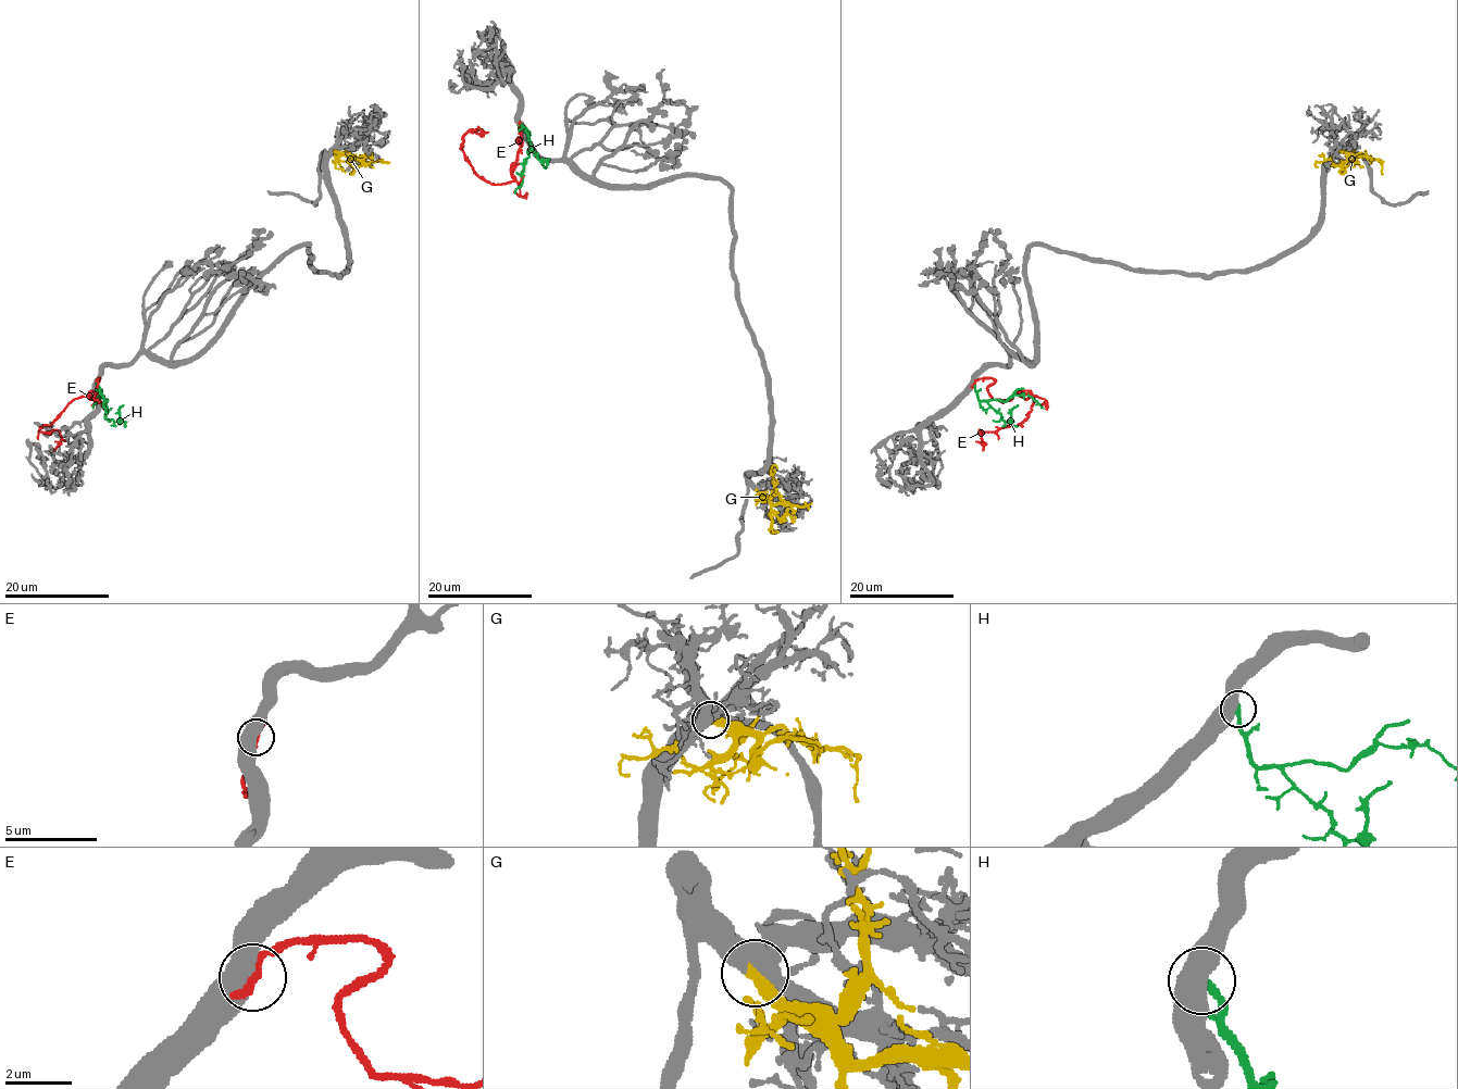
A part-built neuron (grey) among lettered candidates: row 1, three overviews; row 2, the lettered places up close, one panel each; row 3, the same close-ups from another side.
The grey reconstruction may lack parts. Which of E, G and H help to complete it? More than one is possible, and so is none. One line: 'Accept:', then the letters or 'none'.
Accept: G

